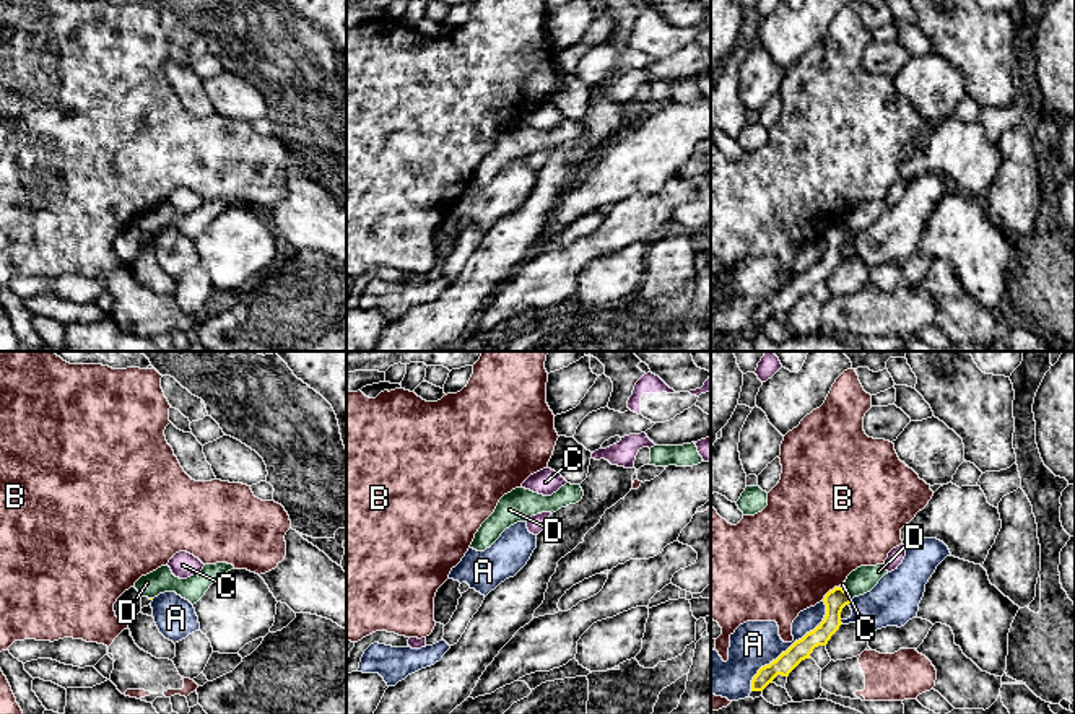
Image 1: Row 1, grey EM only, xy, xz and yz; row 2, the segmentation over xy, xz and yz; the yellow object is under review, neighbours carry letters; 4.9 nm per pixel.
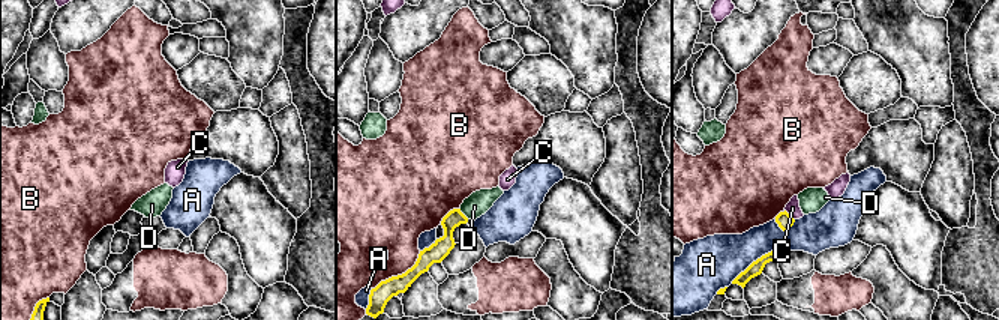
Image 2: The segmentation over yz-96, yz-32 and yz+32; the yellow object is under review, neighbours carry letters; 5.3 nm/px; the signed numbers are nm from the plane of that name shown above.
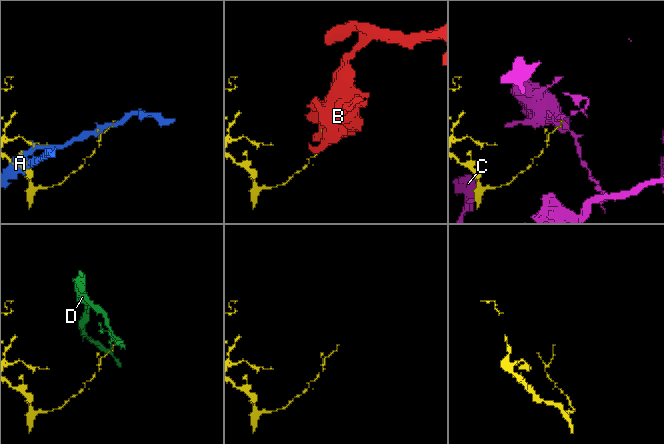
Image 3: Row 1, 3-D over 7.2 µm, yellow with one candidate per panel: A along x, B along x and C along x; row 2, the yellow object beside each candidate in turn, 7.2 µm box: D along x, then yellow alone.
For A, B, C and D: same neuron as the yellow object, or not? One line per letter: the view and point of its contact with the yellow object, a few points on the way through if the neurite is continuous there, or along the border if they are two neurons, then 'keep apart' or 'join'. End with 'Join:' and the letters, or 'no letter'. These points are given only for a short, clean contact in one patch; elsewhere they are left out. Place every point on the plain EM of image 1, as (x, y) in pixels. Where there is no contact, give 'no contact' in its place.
A: yz (791, 282) | keep apart
B: yz (828, 228) | keep apart
C: yz (843, 225) | along yz (839, 222), (844, 226) | keep apart
D: yz (848, 230) | along yz (846, 225), (853, 233) | keep apart
Join: no letter

